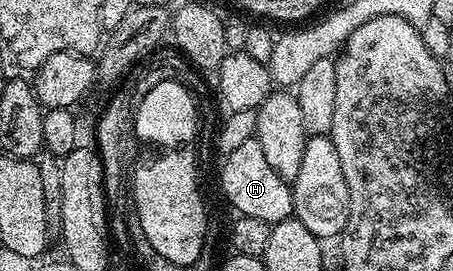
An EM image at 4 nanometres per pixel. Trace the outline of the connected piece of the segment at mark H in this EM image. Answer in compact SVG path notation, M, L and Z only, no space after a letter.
M255 136L246 140L246 143L239 144L222 162L224 166L220 169L220 189L224 192L225 199L237 209L235 212L239 216L262 219L271 226L293 216L292 186L280 178L274 167L270 167Z

